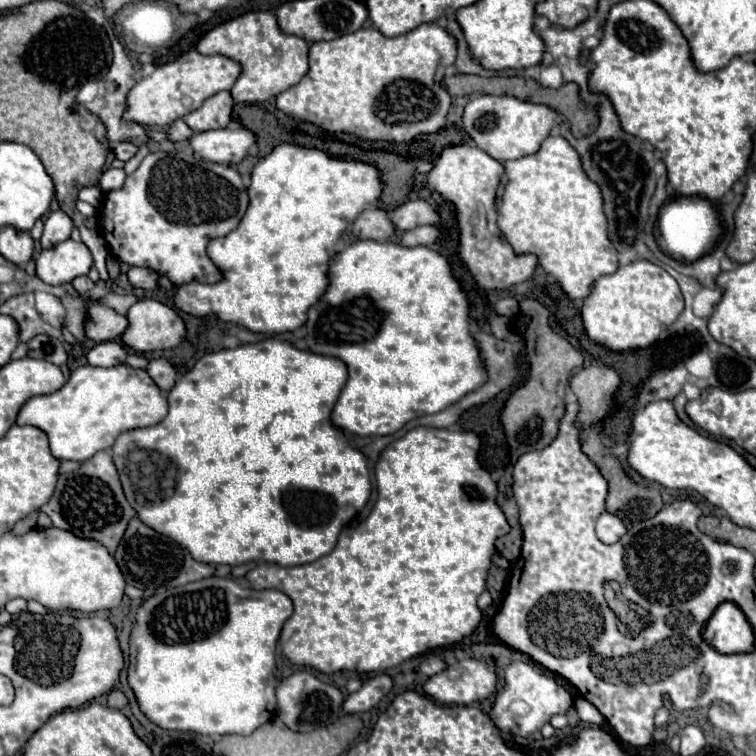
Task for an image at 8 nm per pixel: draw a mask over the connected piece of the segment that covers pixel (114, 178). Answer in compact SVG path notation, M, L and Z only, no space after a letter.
M108 169L102 173L100 177L100 189L102 191L112 191L112 189L120 189L122 183L126 179L124 169Z

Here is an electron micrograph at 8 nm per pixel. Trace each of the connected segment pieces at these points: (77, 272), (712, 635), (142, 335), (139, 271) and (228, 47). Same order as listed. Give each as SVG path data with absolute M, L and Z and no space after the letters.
M66 239L36 255L36 277L48 285L64 285L74 277L86 275L92 267L90 249L80 241Z
M722 603L704 627L704 639L720 653L748 653L754 649L754 631L734 603Z
M142 299L130 307L126 317L128 327L122 333L122 343L138 355L174 349L186 335L180 315L160 301Z
M130 267L128 269L128 283L136 289L156 289L158 287L158 273L148 271L144 267Z
M268 11L240 15L203 34L196 45L202 55L224 55L240 63L242 73L230 95L236 103L262 103L296 85L308 71L308 43L296 35L284 35L276 17Z

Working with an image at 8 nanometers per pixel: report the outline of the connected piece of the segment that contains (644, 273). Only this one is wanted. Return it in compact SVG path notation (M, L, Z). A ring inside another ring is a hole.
M632 261L612 275L594 281L590 295L584 299L580 317L586 335L612 351L642 349L658 341L660 333L670 327L684 309L684 299L674 277L650 261Z

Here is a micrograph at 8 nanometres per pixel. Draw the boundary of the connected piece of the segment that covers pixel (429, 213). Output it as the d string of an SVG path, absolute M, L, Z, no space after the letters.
M422 199L406 201L390 213L390 221L398 231L410 231L420 225L436 225L438 213Z

